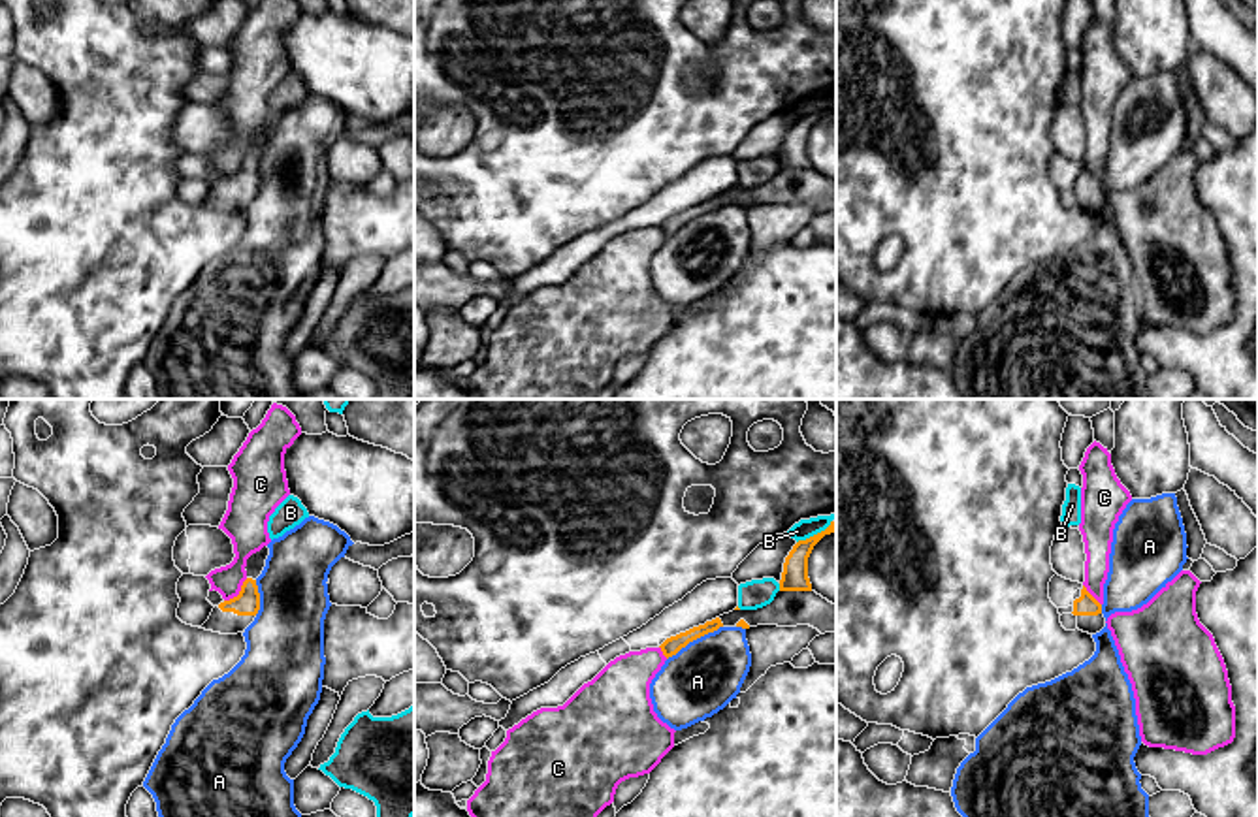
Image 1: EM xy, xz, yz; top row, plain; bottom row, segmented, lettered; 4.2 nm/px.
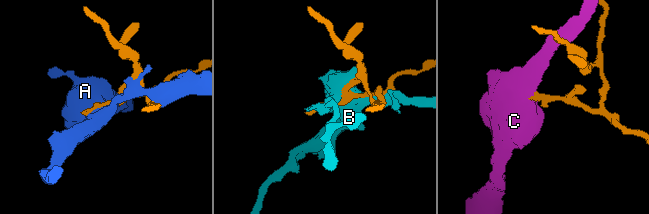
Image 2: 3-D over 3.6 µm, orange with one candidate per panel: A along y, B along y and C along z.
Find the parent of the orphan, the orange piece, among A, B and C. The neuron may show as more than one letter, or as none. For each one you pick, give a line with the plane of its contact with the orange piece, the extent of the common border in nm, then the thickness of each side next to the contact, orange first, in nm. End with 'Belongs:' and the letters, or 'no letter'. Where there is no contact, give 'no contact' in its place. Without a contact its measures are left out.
Belongs: no letter

